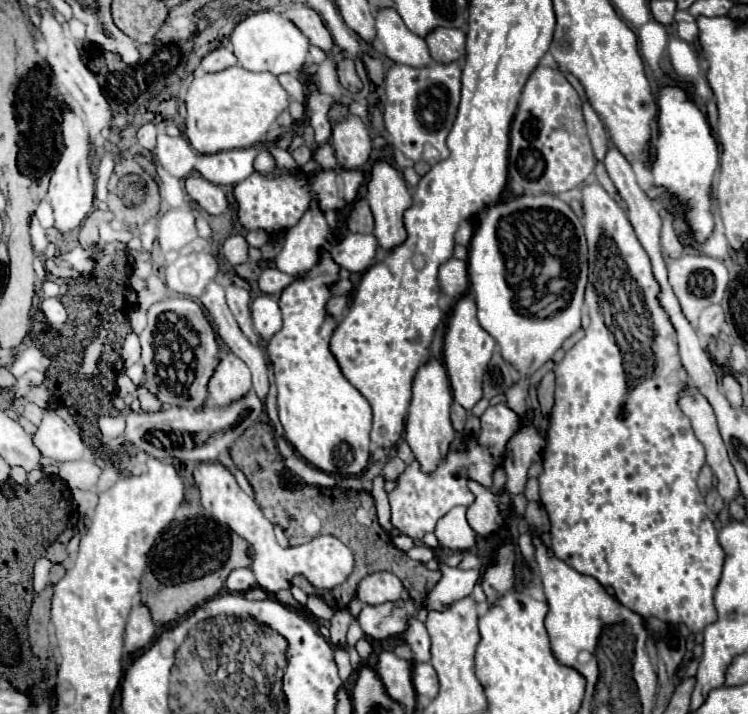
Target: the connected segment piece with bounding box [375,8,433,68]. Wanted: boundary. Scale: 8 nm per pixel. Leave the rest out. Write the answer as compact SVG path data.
M393 8L377 10L377 42L383 46L385 54L395 60L397 64L423 68L429 66L433 60L429 56L427 42L413 34Z

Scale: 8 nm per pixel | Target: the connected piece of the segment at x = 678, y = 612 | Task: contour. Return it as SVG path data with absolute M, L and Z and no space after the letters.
M589 184L583 188L583 210L585 210L583 216L585 236L589 242L589 282L585 288L585 304L589 308L591 324L585 330L585 336L571 350L567 350L563 360L553 368L555 382L557 382L555 404L551 408L549 428L545 436L545 450L543 450L543 472L539 476L539 496L551 520L551 532L549 532L551 550L559 560L573 566L577 572L597 578L605 588L611 586L619 602L623 606L629 606L629 610L645 618L655 616L669 624L685 624L693 634L697 634L703 632L705 626L717 620L717 610L713 606L713 590L717 588L717 582L721 578L725 554L717 540L717 530L709 518L709 508L705 506L705 498L697 488L697 476L701 466L705 464L705 448L697 440L691 428L691 420L679 408L679 394L683 388L687 388L689 376L677 352L677 332L667 312L659 304L661 286L653 276L649 256L645 254L643 246L637 242L635 230L627 220L623 208L603 190L603 186Z

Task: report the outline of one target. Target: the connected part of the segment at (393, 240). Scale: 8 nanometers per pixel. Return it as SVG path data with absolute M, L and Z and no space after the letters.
M379 160L371 166L369 180L367 180L367 202L375 216L375 238L383 250L391 250L393 246L405 240L405 226L403 226L403 212L411 206L411 194L399 170L395 170L389 162Z

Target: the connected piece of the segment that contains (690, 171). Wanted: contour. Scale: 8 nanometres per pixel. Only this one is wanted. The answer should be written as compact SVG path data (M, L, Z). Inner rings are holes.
M667 86L659 92L659 118L657 118L657 154L651 170L657 186L665 186L669 194L687 206L687 222L697 242L705 242L713 228L715 218L711 212L711 180L719 166L717 142L711 134L707 118L691 102L689 94L677 86Z

